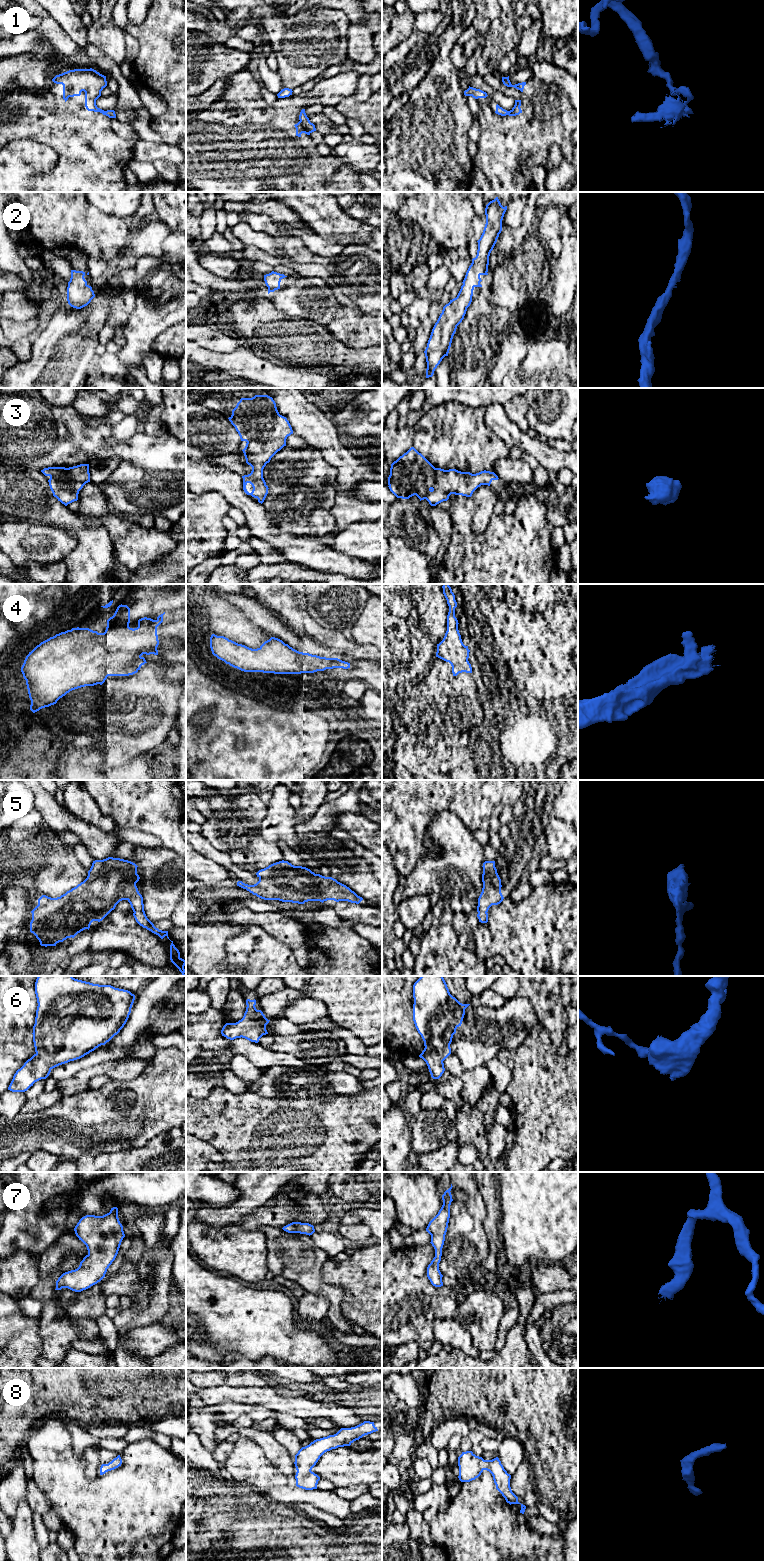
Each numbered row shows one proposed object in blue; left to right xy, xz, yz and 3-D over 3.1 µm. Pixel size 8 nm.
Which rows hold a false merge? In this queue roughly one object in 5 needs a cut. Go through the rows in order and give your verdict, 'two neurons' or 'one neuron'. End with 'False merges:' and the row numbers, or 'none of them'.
1: two neurons
2: one neuron
3: one neuron
4: one neuron
5: one neuron
6: one neuron
7: one neuron
8: one neuron
False merges: 1

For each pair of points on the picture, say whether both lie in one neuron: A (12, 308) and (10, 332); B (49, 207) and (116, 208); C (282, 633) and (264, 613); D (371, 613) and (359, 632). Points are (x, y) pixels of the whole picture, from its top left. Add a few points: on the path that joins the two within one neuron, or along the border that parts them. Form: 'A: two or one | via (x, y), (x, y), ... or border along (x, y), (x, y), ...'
A: one | via (15, 314), (15, 326)
B: two | border along (89, 202), (103, 212), (119, 217)
C: one | via (277, 628), (267, 618)
D: one | via (371, 618), (364, 627)

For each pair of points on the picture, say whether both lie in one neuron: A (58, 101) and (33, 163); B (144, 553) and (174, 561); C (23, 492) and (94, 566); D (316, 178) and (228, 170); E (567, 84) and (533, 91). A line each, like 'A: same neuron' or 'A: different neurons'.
A: different neurons
B: different neurons
C: same neuron
D: same neuron
E: different neurons

